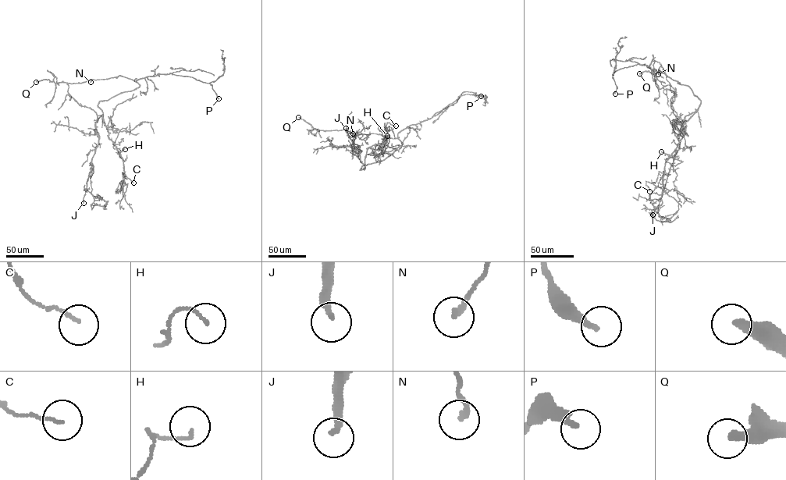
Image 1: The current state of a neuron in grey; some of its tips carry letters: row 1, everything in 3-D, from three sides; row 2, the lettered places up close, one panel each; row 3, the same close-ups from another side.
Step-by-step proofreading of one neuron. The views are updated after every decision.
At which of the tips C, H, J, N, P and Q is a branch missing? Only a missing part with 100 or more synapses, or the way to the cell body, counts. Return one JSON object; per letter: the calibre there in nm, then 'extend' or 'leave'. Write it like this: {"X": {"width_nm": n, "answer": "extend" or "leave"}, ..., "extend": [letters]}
{"C": {"width_nm": 100, "answer": "leave"}, "H": {"width_nm": 100, "answer": "leave"}, "J": {"width_nm": 240, "answer": "leave"}, "N": {"width_nm": 180, "answer": "leave"}, "P": {"width_nm": 200, "answer": "leave"}, "Q": {"width_nm": 360, "answer": "extend"}, "extend": ["Q"]}

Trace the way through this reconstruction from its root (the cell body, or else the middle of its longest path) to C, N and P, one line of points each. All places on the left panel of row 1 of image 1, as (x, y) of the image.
C: (122, 93), (100, 101), (97, 105), (103, 112), (108, 137), (122, 157), (122, 180), (125, 174), (133, 183)
N: (122, 93), (131, 91), (140, 85), (119, 75), (90, 82)
P: (122, 93), (138, 87), (140, 85), (135, 81), (140, 79), (172, 73), (209, 83), (218, 98)

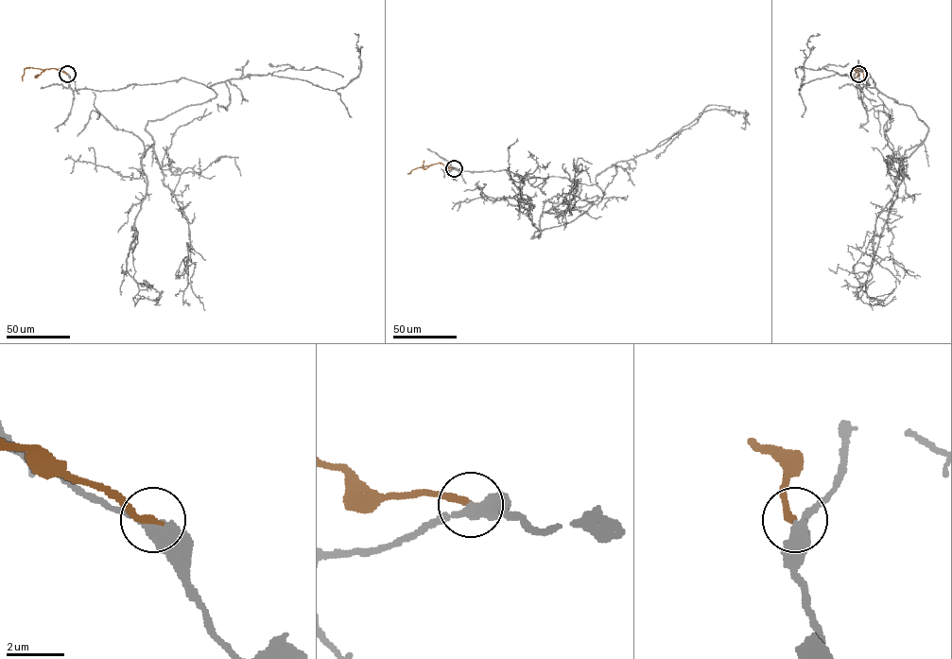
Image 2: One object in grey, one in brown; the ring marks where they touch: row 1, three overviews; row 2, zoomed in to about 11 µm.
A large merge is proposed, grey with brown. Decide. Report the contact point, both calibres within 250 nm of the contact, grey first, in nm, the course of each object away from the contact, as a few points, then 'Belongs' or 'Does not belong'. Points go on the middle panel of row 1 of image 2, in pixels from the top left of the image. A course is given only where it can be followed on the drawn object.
Place: (454, 168). Thickness 420 nm (grey) against 240 nm. Course of grey: (454, 168), (600, 188), (597, 203), (533, 238), (534, 206), (513, 180), (526, 176), (543, 194), (547, 182). Course of brown: (454, 168), (437, 163), (413, 169), (409, 174). Does not belong

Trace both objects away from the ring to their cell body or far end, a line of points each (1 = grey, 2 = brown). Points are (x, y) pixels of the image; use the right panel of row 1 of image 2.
1: (858, 74), (861, 91), (871, 78), (928, 131), (900, 162), (897, 198), (866, 285), (884, 303), (873, 304)
2: (858, 74), (853, 68), (861, 69), (864, 80)

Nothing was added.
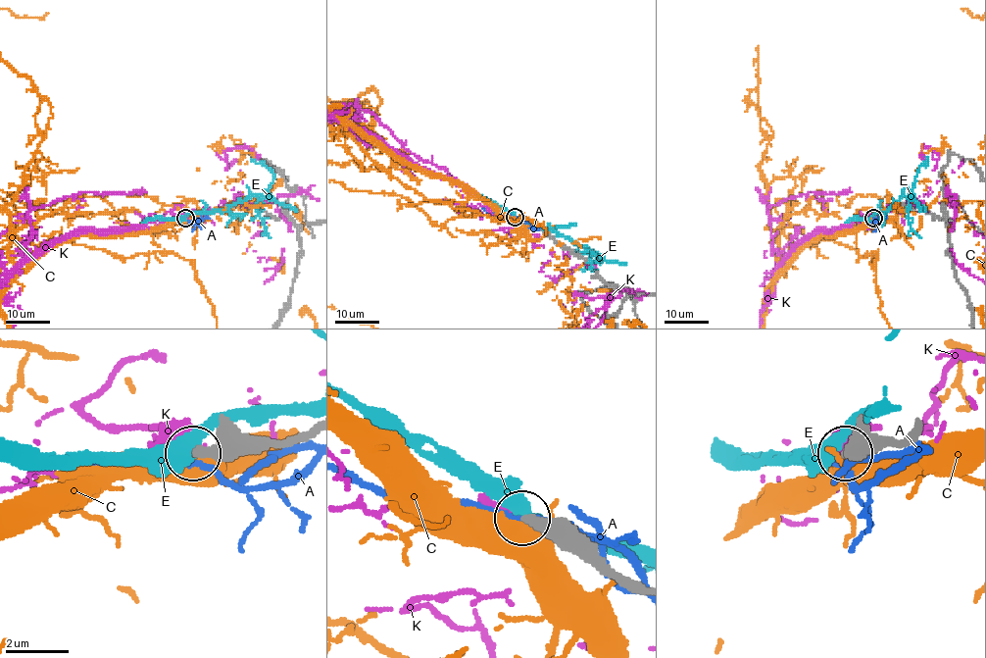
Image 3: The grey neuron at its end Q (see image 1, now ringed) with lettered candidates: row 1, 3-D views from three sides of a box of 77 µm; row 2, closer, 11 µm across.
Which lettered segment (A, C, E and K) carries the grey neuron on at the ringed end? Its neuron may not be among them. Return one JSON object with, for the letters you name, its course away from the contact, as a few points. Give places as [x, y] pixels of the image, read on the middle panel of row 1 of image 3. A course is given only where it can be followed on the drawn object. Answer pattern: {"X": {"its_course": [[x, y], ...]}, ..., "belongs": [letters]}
{"belongs": []}

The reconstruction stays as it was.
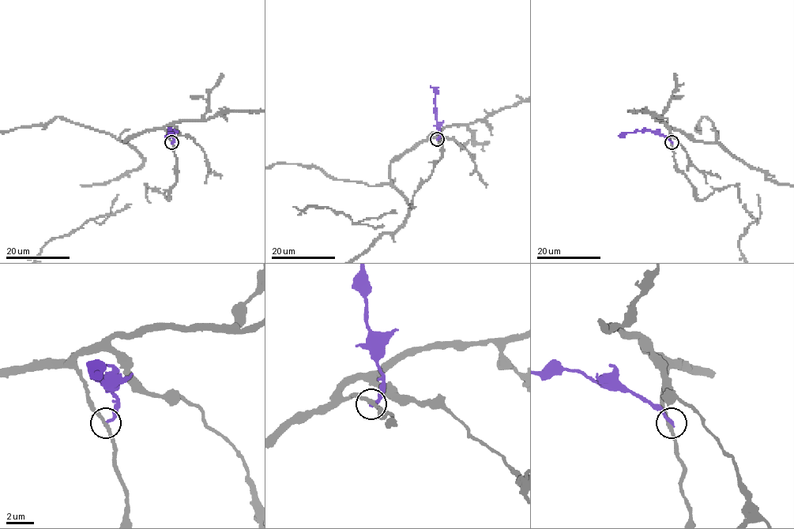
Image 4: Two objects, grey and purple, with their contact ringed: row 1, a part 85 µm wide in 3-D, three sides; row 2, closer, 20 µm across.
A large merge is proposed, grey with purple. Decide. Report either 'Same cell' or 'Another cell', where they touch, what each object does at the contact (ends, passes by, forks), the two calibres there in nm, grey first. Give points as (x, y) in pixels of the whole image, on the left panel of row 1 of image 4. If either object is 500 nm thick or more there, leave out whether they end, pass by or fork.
Another cell. Place: (171, 142). At the ring grey passes by. At the ring purple ends. Thickness 260 nm (grey) against 260 nm

